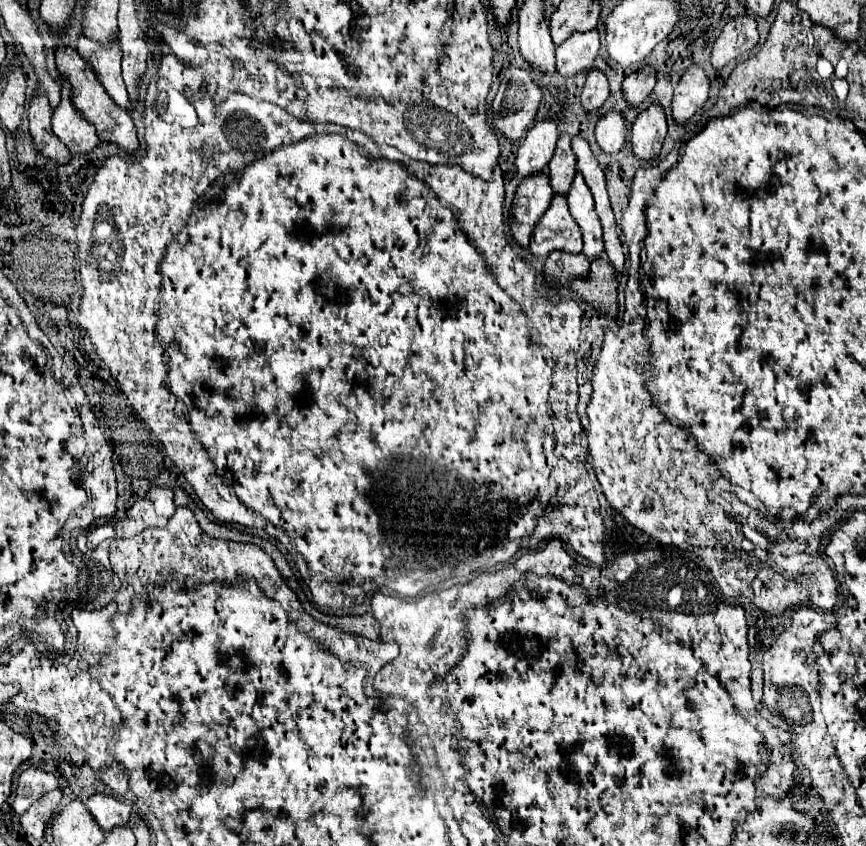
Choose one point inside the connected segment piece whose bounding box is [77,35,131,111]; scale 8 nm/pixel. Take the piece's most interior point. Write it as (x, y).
(106, 63)

